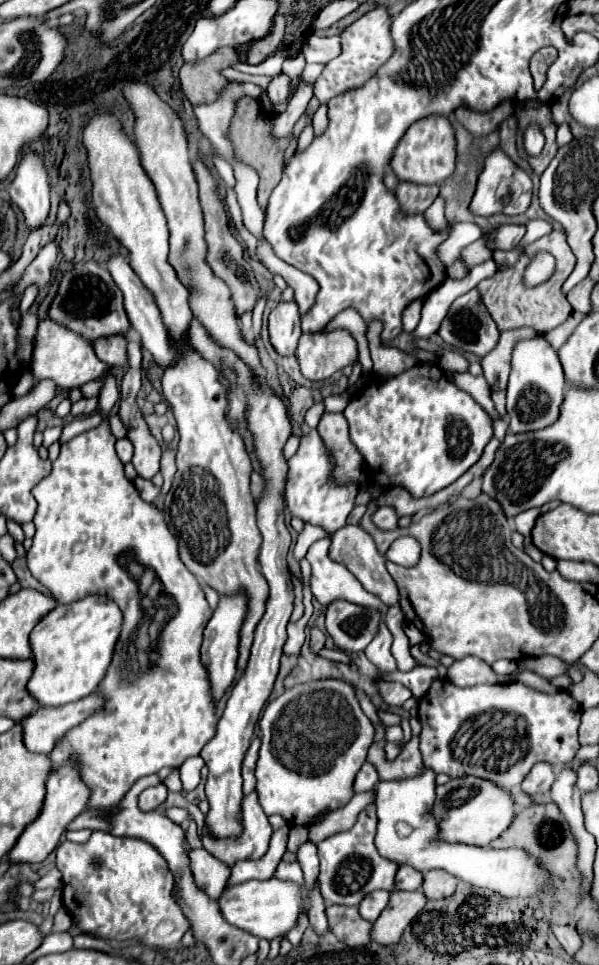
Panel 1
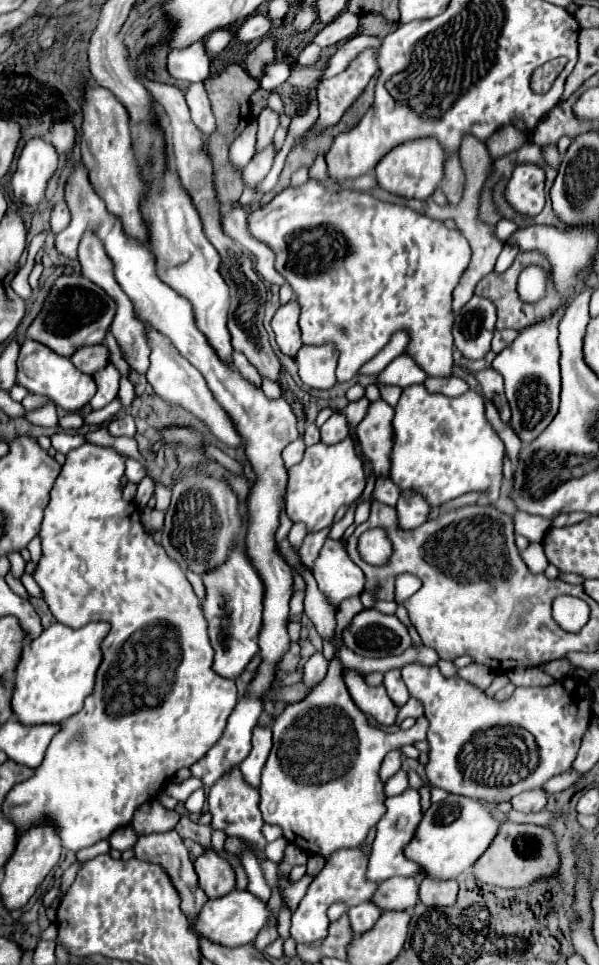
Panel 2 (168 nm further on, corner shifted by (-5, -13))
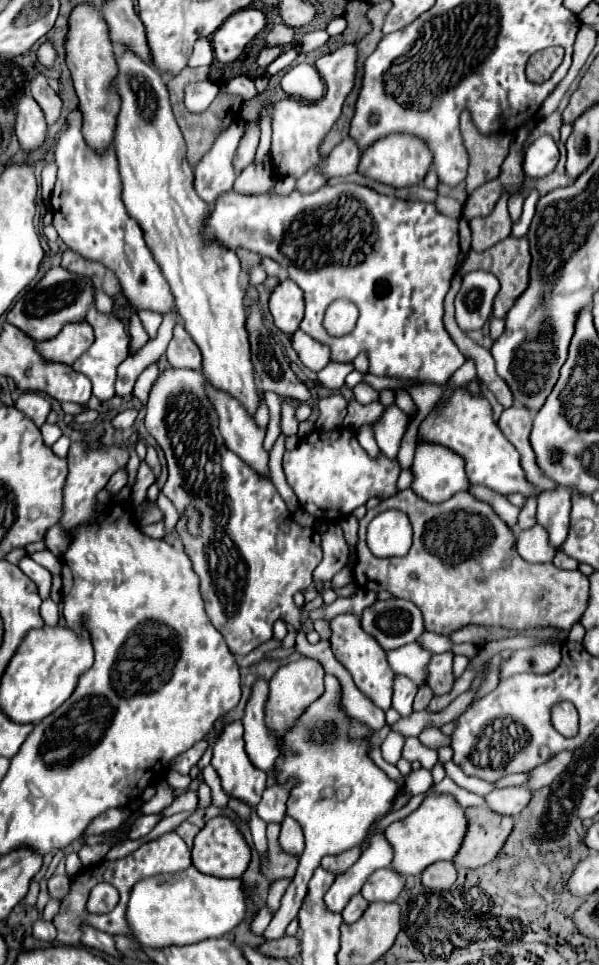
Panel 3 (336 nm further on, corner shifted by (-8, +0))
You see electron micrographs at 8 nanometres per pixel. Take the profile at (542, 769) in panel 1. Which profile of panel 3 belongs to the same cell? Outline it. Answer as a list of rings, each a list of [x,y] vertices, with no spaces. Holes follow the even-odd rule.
[[[509,786],[501,790],[493,790],[485,796],[491,810],[507,816],[519,816],[519,812],[531,802],[533,792],[525,786]]]

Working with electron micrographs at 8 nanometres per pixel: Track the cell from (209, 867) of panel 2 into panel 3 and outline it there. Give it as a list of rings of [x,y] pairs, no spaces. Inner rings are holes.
[[[213,818],[205,824],[205,828],[195,836],[195,846],[193,846],[193,866],[209,876],[219,876],[219,878],[241,878],[245,872],[247,864],[251,860],[251,850],[245,842],[245,838],[239,834],[235,824],[227,818]]]

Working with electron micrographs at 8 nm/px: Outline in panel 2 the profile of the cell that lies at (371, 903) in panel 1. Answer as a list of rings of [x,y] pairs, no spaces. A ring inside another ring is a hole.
[[[370,901],[348,909],[350,927],[358,935],[366,933],[368,929],[372,929],[372,925],[376,923],[376,917],[380,917],[380,909],[376,909],[376,905],[370,905]]]

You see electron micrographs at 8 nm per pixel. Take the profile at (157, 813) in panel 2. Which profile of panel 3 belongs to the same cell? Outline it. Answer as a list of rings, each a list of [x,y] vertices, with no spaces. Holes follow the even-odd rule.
[[[187,790],[187,792],[181,792],[181,794],[177,794],[175,796],[175,800],[161,812],[161,816],[163,818],[167,818],[167,816],[171,816],[171,814],[177,814],[177,812],[183,812],[183,810],[187,810],[187,812],[193,812],[197,808],[197,794],[195,792],[191,792],[191,790]]]

